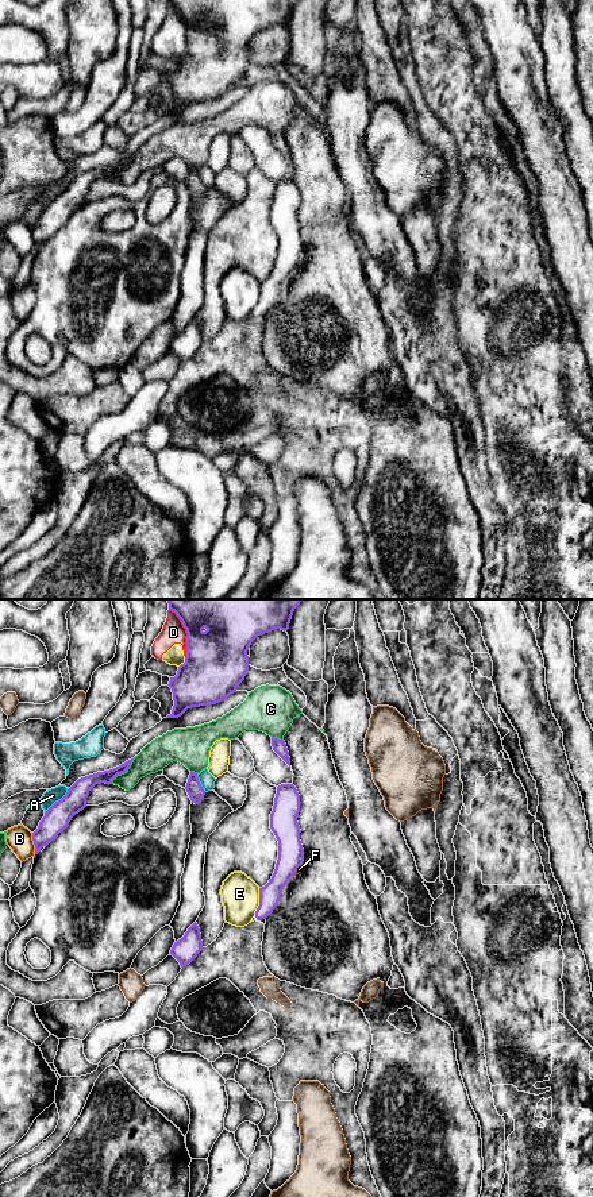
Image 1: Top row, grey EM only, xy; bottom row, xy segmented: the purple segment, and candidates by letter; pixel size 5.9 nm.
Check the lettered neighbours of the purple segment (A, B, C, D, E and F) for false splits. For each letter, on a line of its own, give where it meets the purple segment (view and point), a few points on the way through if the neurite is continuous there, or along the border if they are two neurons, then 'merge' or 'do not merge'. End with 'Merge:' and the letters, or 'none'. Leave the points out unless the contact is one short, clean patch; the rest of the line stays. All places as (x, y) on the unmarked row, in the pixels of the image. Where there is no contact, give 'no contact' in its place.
A: xy (58, 196) | do not merge
B: xy (34, 239) | do not merge
C: xy (123, 168) | do not merge
D: xy (187, 27) | do not merge
E: xy (260, 297) | do not merge
F: xy (297, 263) | do not merge
Merge: none

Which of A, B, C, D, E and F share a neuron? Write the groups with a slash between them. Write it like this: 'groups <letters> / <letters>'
groups A / B / C / D E / F

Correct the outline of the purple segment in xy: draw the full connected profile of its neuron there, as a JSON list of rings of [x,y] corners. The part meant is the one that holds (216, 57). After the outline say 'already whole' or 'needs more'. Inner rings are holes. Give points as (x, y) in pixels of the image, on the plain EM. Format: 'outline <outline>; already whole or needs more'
outline [[[169,0],[186,24],[186,53],[178,62],[177,70],[170,73],[174,101],[166,113],[178,113],[188,104],[216,100],[231,89],[244,76],[249,66],[247,46],[251,38],[265,28],[276,24],[288,26],[294,4],[299,0]]]; already whole

